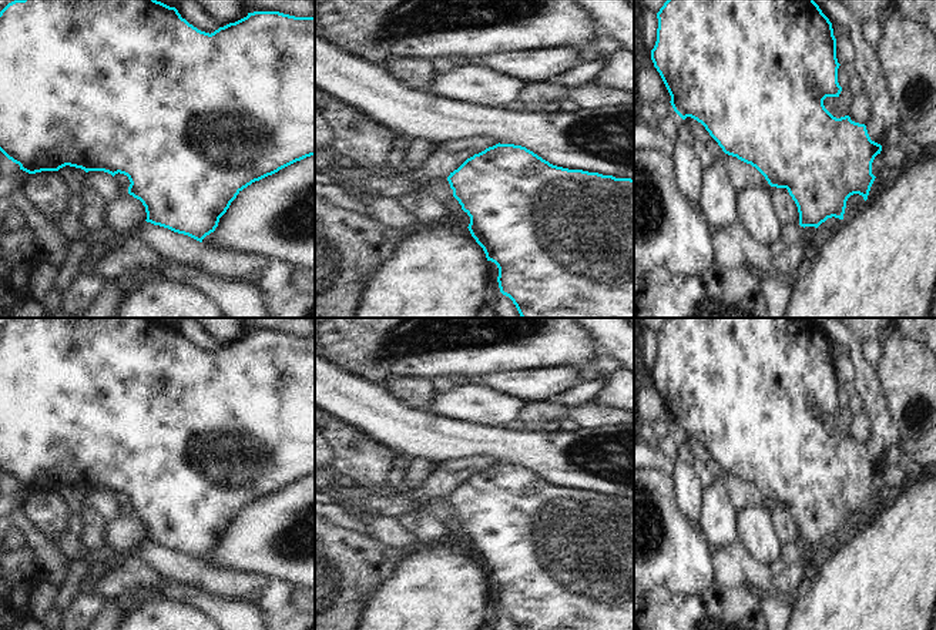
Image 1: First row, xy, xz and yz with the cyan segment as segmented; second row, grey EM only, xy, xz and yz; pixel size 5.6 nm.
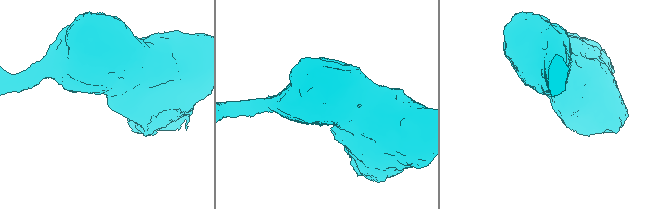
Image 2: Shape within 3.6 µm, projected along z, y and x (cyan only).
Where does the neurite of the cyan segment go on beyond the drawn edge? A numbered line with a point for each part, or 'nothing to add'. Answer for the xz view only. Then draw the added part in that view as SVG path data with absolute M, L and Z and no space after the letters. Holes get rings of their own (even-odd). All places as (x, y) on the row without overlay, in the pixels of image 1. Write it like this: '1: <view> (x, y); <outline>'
nothing to add

